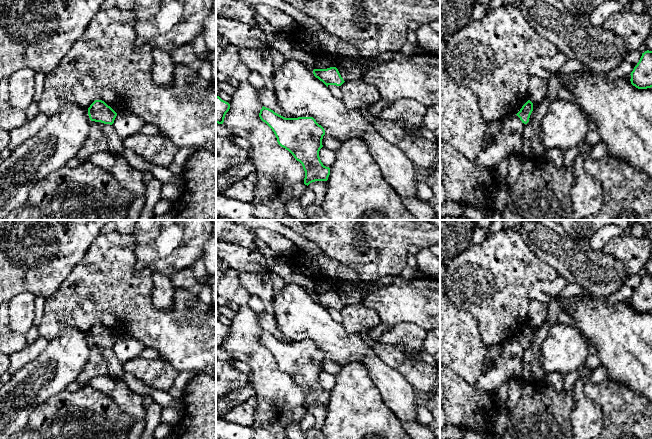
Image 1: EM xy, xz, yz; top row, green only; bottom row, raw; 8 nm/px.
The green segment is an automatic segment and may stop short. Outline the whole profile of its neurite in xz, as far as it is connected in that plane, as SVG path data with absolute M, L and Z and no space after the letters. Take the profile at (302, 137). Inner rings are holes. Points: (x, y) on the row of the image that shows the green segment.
M264 106L259 117L272 129L278 144L302 164L305 185L328 180L330 168L319 157L325 130L313 117L285 118Z

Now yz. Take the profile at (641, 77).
M645 51L631 72L631 84L638 89L652 87L652 51Z

